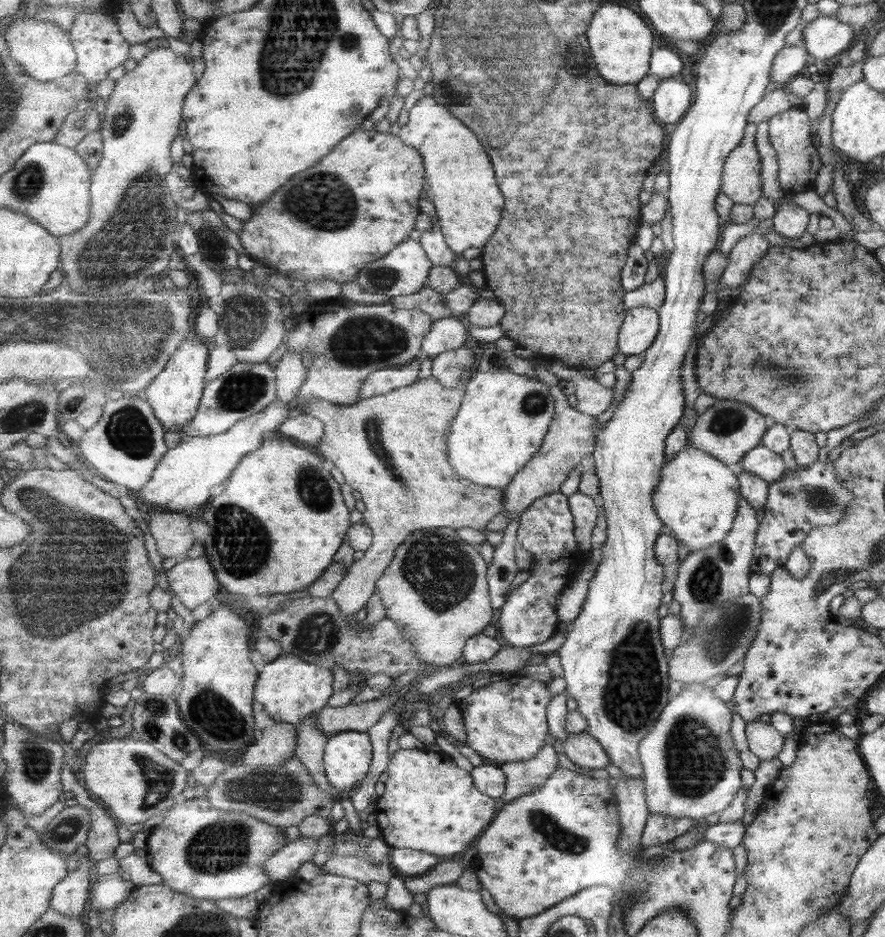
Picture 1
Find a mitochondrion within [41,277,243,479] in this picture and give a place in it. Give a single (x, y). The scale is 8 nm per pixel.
(128, 430)

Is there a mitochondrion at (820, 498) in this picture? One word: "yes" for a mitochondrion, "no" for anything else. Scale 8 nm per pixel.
yes

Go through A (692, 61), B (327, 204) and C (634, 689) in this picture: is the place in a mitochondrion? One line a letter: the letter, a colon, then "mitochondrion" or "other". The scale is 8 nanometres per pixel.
A: other
B: mitochondrion
C: mitochondrion

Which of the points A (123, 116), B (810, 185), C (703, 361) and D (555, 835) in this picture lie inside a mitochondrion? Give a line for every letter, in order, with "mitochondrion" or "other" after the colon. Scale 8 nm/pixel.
A: mitochondrion
B: other
C: other
D: mitochondrion

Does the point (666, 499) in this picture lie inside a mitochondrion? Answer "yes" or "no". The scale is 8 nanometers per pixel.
no

